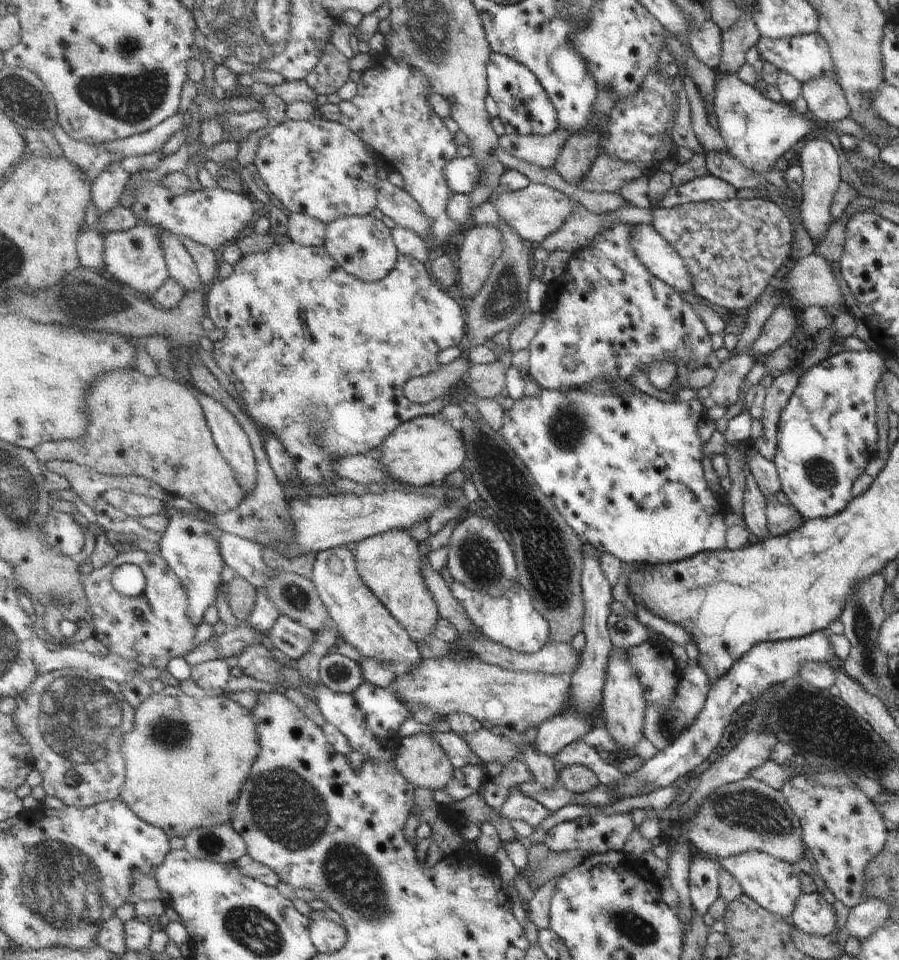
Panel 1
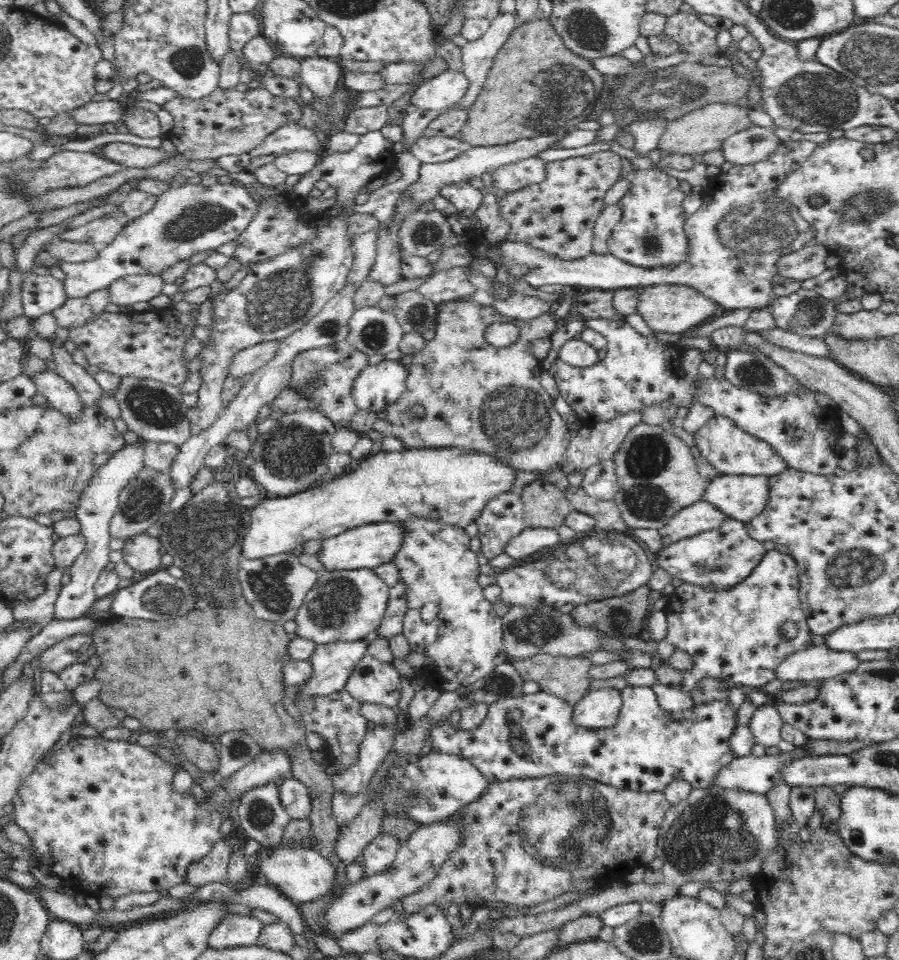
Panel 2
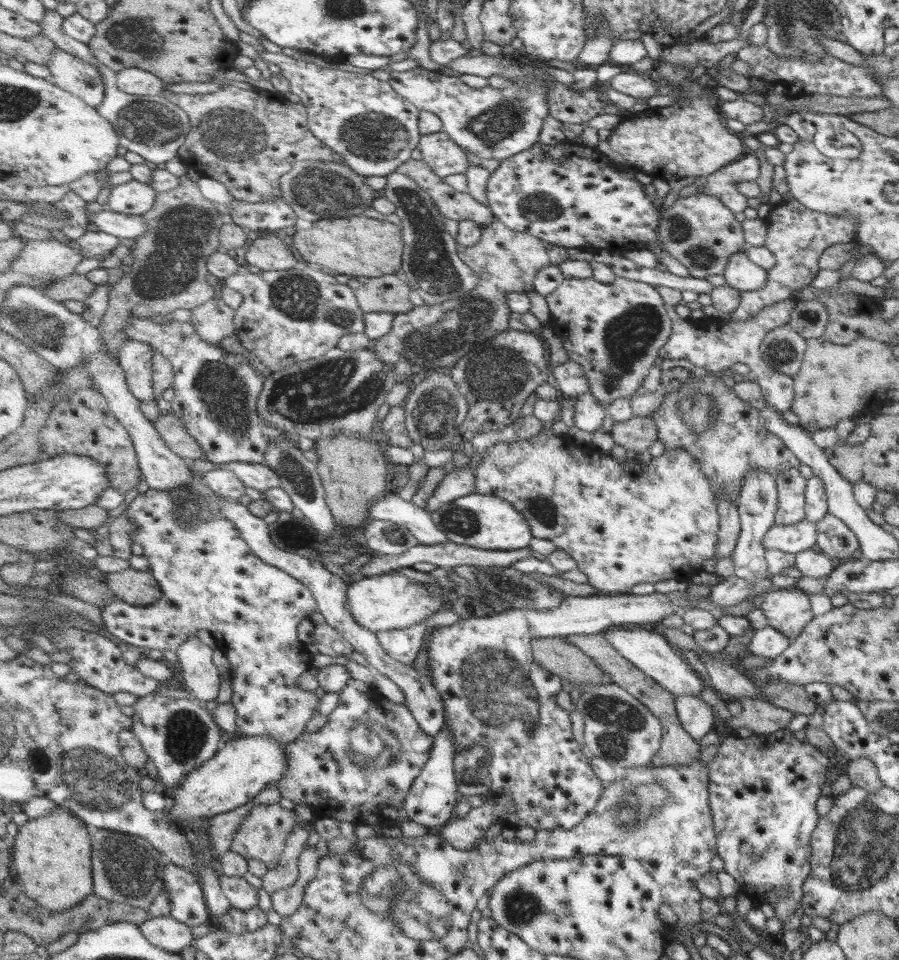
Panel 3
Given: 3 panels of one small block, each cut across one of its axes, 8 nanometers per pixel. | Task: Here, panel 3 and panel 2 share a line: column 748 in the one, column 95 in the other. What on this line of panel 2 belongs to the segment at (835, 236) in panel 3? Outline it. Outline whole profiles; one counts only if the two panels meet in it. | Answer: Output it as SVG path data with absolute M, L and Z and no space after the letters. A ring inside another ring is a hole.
M103 288L85 297L67 299L63 306L53 311L53 314L58 321L58 327L82 327L105 312L110 302L109 288Z

